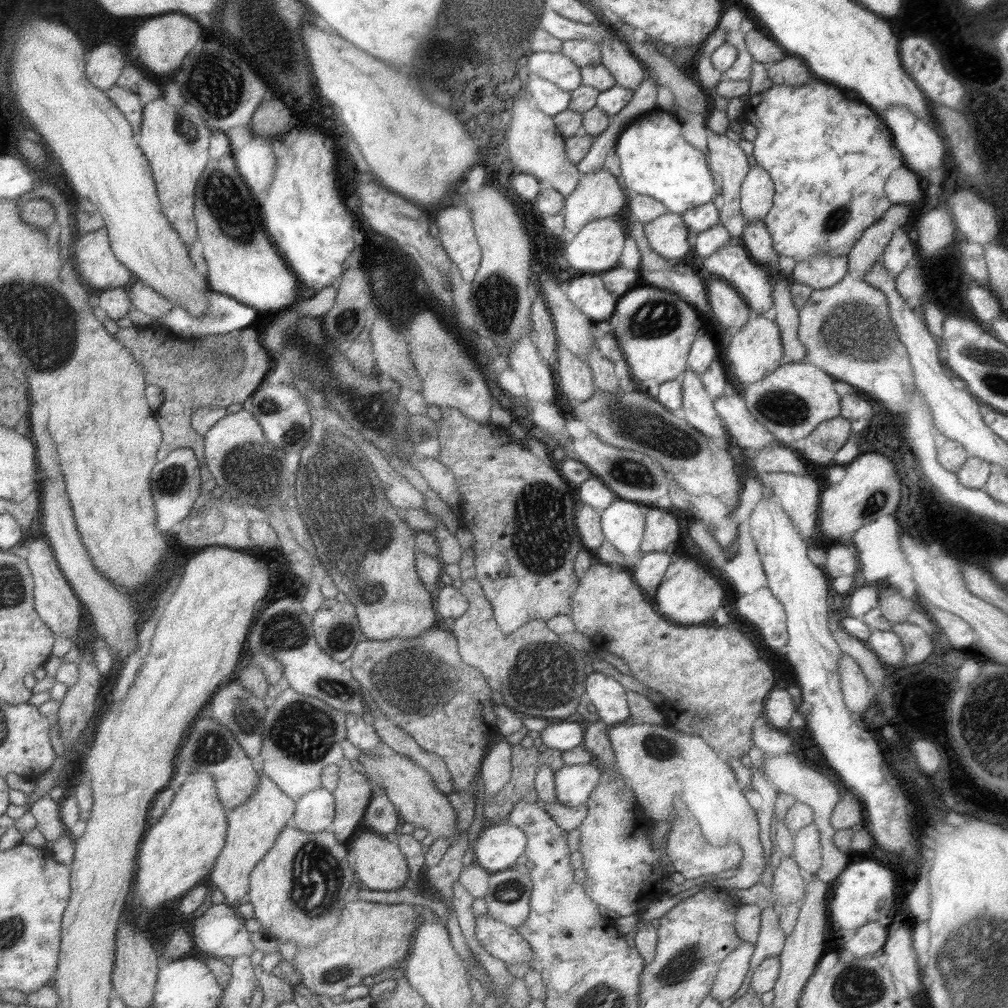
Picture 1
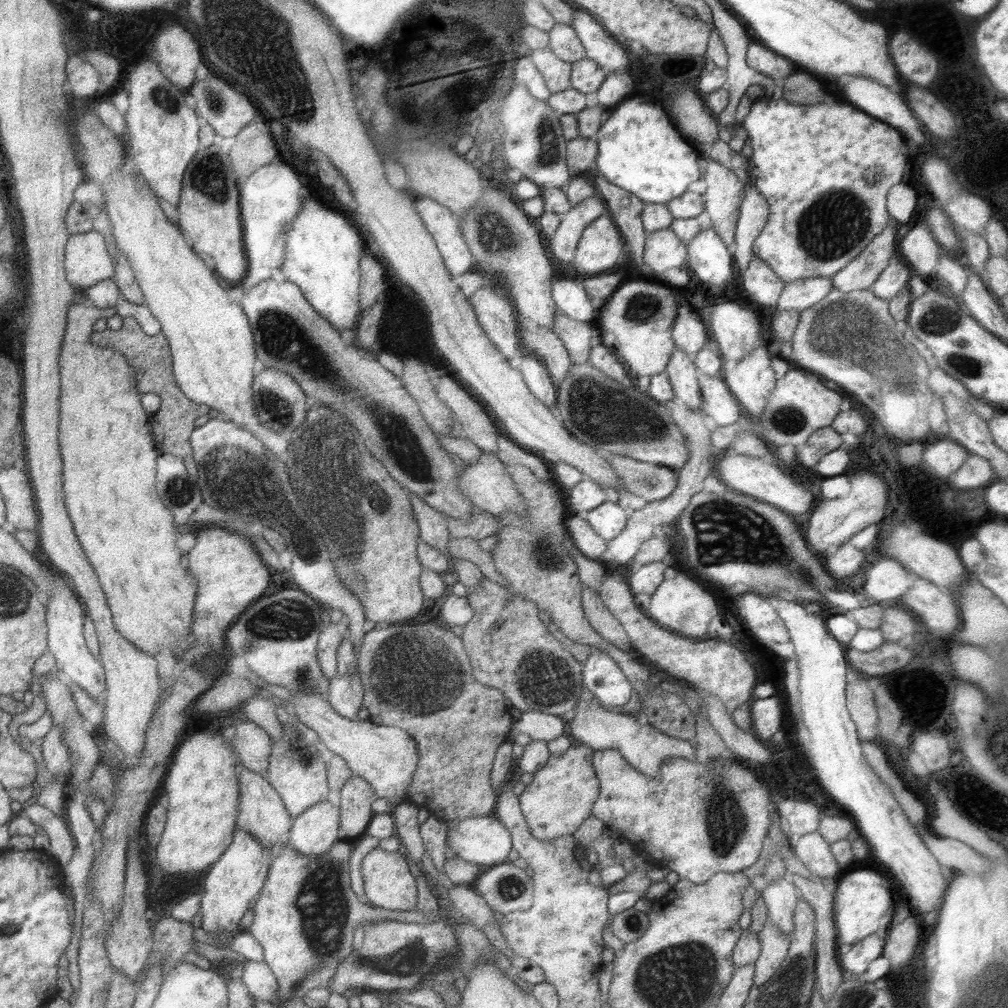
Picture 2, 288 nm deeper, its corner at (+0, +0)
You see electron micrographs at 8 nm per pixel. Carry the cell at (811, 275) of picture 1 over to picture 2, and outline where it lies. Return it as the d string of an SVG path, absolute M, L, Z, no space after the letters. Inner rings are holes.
M799 278L795 282L787 282L775 308L779 310L795 310L803 312L823 300L833 290L833 282L829 278Z

